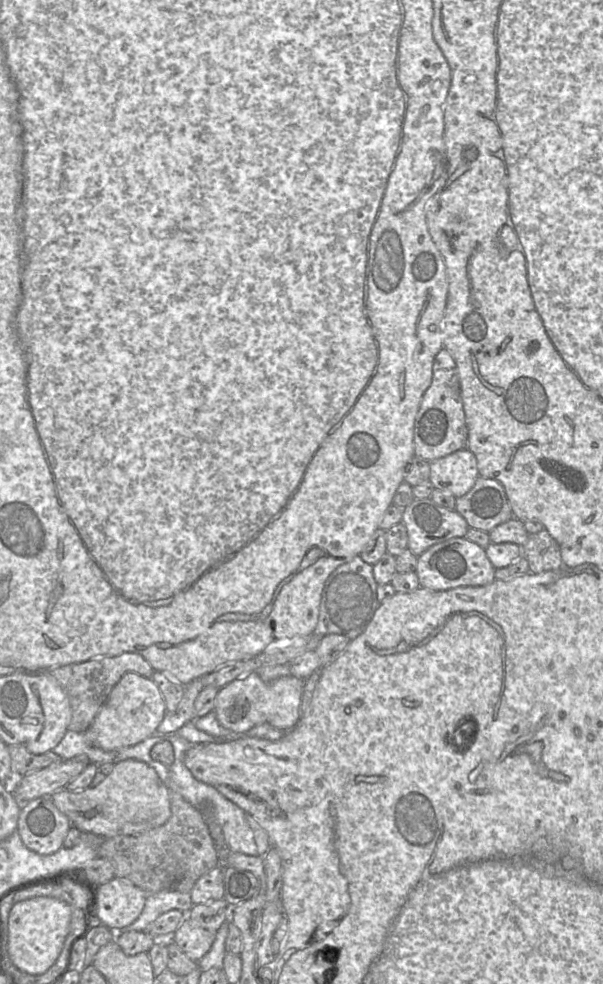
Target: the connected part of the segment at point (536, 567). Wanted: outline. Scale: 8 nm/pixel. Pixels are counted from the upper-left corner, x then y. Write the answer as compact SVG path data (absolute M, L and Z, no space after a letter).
M545 529L536 534L529 534L527 542L521 548L522 555L529 564L529 573L540 574L562 567L560 547Z

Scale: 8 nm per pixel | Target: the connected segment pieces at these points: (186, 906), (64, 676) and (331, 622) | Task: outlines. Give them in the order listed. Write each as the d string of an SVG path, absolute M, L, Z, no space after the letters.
M163 890L148 894L145 907L139 918L124 931L144 931L144 929L162 914L171 910L188 912L194 903L190 892L178 892L175 890Z
M123 653L115 657L103 657L88 661L59 666L49 670L50 674L66 690L71 706L70 731L85 733L93 723L99 710L119 680L128 672L151 678L154 669L137 653Z
M355 556L338 566L325 582L315 633L319 636L342 634L350 640L360 635L380 604L376 598L377 586L378 583L373 575L373 565L363 561L360 556Z

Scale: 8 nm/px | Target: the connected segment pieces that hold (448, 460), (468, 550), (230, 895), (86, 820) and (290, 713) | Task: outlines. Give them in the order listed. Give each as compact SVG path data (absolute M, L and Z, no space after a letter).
M468 448L457 450L429 462L429 481L434 488L456 498L465 495L479 477L477 459Z
M465 537L450 538L432 545L417 557L415 572L423 588L448 590L461 586L483 586L495 580L496 568L488 559L485 549Z
M223 865L224 897L230 906L256 897L261 891L259 879L250 871L238 869L230 865Z
M135 759L116 763L96 787L80 792L62 790L50 798L74 827L102 838L140 834L163 825L171 816L170 790L152 767Z
M256 671L250 672L219 689L213 712L219 723L233 733L244 733L263 723L291 730L301 719L303 681L288 675L265 682Z

